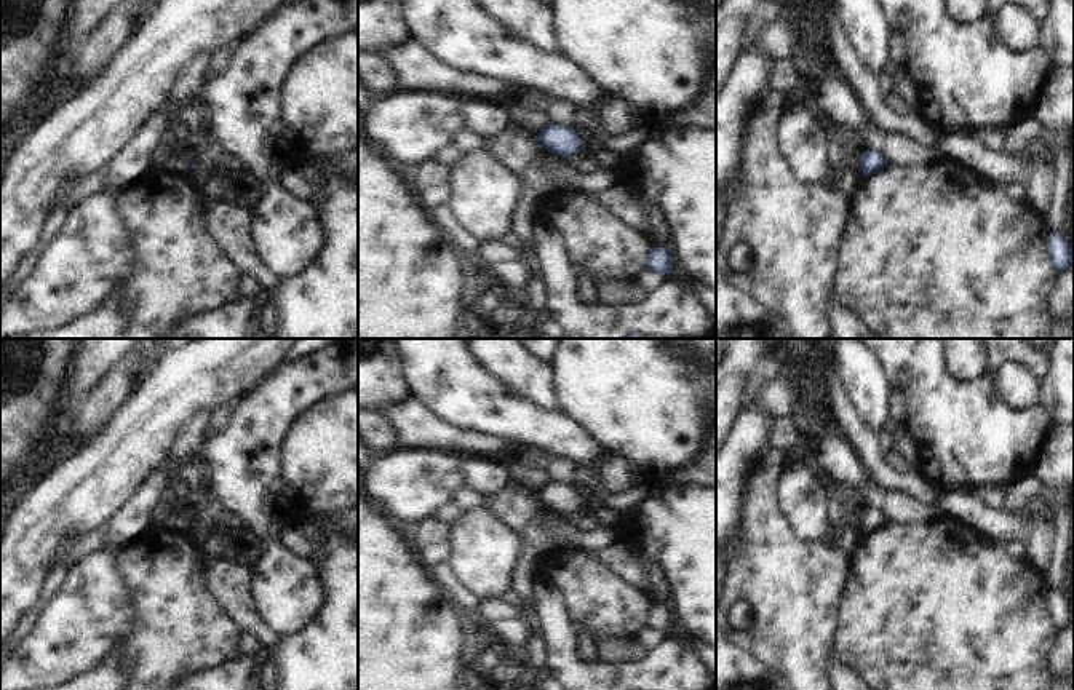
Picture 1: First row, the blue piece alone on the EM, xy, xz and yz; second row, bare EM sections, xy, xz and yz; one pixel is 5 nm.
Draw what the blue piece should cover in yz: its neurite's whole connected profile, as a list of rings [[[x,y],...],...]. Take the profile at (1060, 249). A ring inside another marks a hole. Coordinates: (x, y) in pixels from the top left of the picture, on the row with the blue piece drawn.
[[[1050,232],[1047,246],[1055,270],[1061,273],[1069,268],[1069,262],[1072,257],[1071,244],[1064,240],[1060,232]]]

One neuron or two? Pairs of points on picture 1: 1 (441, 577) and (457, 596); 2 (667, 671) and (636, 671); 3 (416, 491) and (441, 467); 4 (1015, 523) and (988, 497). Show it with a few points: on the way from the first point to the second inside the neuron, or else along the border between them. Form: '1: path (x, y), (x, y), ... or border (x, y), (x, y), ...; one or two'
1: path (446, 582), (454, 591); one
2: path (659, 671), (644, 671); one
3: path (422, 484), (435, 473); one
4: border (974, 492), (986, 503), (1001, 508); two

